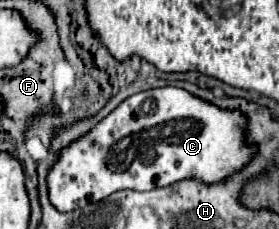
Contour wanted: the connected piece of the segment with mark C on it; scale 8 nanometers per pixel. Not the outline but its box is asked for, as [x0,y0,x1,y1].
[47,88,255,212]

